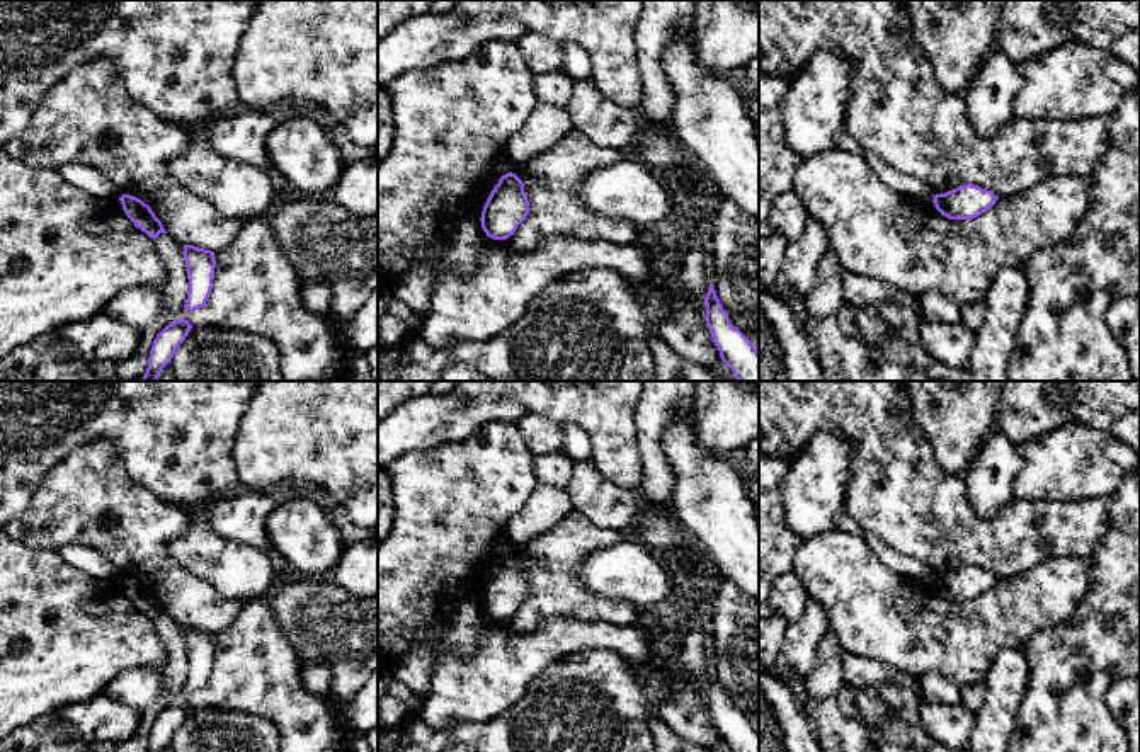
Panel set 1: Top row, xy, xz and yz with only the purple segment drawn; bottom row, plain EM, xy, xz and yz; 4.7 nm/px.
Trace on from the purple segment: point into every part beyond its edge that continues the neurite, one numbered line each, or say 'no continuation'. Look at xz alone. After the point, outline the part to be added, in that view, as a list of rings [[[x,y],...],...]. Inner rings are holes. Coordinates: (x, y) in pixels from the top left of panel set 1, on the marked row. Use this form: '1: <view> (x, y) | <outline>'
no continuation

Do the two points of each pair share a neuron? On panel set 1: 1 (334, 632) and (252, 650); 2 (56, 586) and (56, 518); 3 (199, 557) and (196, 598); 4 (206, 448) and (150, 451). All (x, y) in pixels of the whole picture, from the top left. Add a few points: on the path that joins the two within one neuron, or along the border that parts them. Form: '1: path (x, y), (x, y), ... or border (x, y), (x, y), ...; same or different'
1: border (269, 608), (302, 662); different
2: border (17, 541), (34, 548), (56, 550); different
3: border (167, 552), (222, 594), (233, 596); different
4: path (193, 448), (164, 448); same

